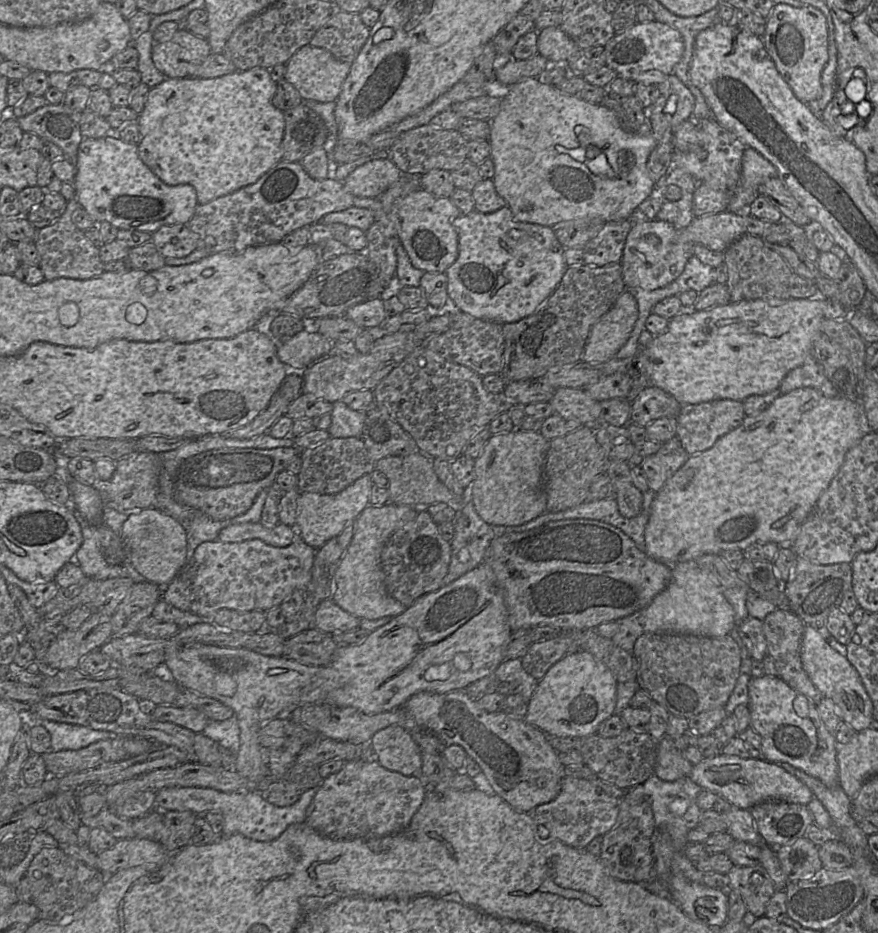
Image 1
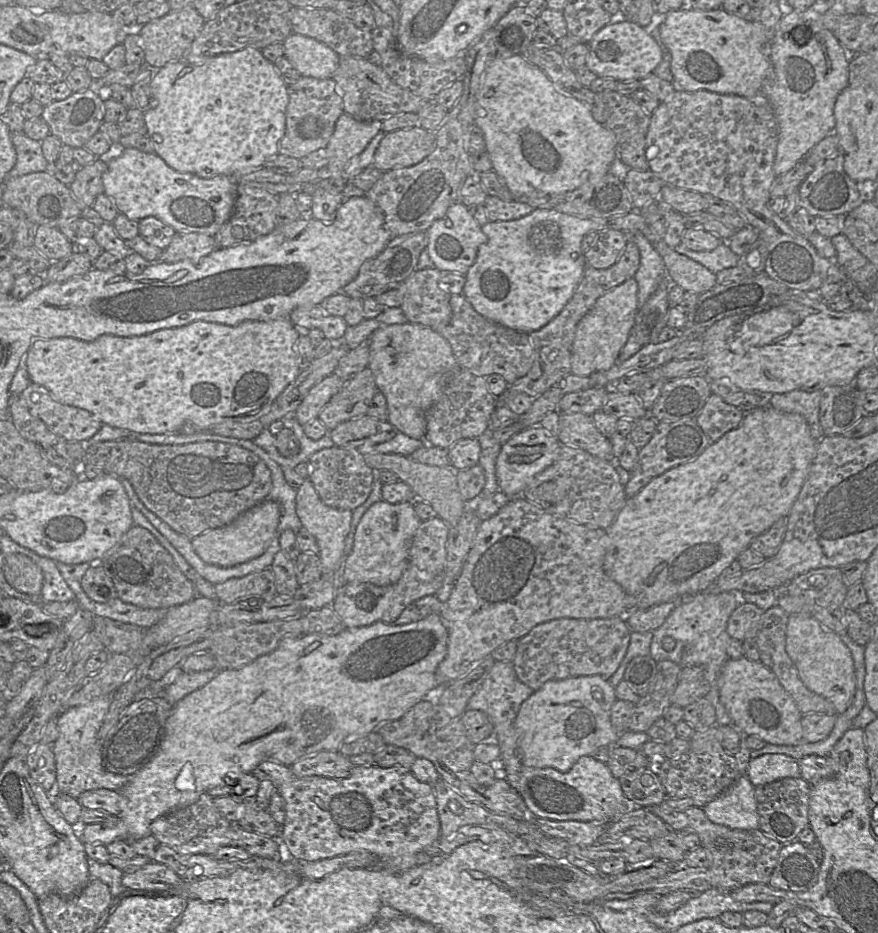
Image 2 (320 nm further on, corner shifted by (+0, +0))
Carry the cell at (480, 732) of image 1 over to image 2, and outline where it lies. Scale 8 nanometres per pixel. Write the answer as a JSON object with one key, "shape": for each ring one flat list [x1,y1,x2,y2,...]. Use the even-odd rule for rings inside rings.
{"shape":[[590,755,581,756,567,772,560,772,554,768,523,766,518,774,506,775,505,780,520,794,535,817,613,823,635,808,632,802,625,797,619,779,612,775,605,763,595,760]]}

